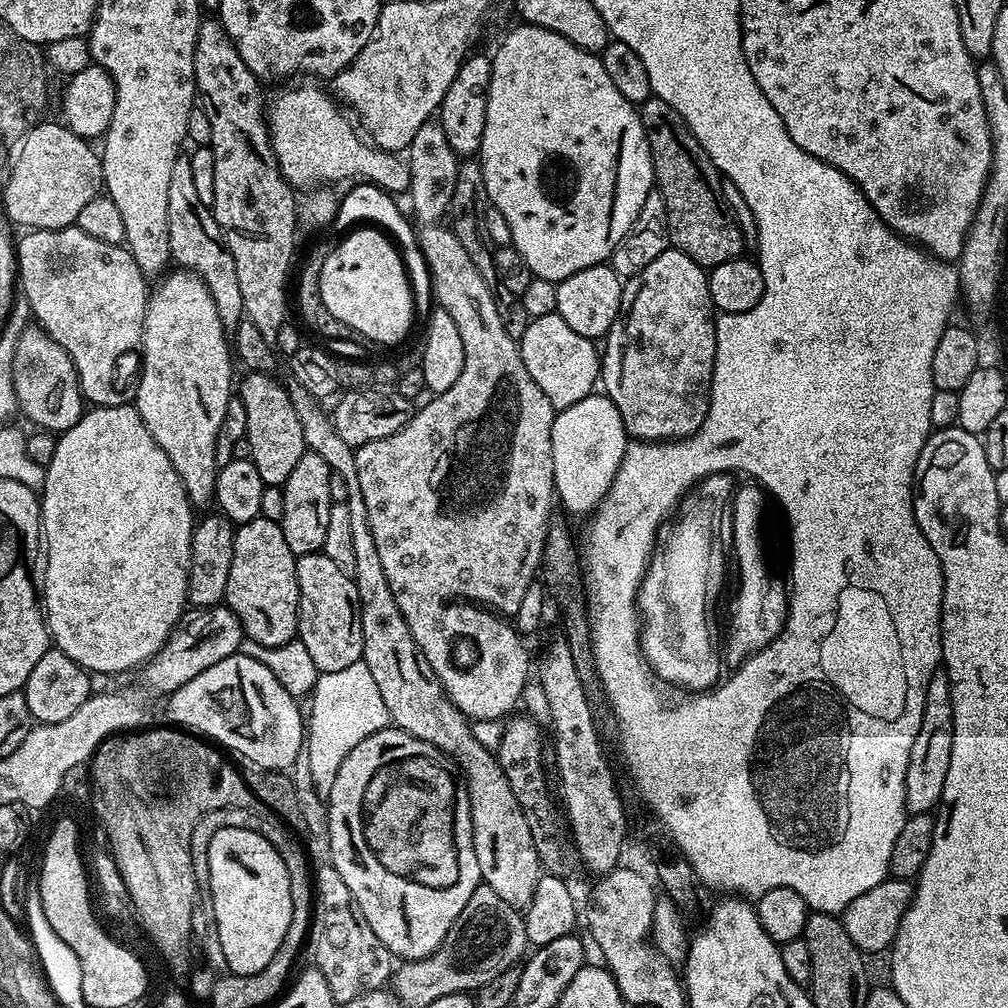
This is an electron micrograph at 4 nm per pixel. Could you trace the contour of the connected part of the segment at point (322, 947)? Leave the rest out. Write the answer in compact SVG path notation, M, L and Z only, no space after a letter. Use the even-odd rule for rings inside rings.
M329 874L324 885L319 885L314 896L314 919L311 922L311 935L316 936L316 952L320 957L314 960L315 967L330 982L330 990L337 1005L344 1005L367 992L379 992L384 984L393 979L394 957L390 949L374 934L370 922L364 920L348 893L342 877Z

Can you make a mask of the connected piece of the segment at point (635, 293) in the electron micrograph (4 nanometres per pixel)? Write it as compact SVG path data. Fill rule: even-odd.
M667 247L662 254L658 254L652 262L647 263L637 276L631 277L622 288L623 308L612 324L612 329L602 344L602 363L600 375L602 388L607 396L618 406L620 417L624 423L624 431L629 437L644 440L643 442L679 442L693 436L706 418L708 413L708 397L712 390L712 378L716 370L716 316L712 306L712 299L708 293L708 272L702 265L688 257L687 252L679 252L674 247Z

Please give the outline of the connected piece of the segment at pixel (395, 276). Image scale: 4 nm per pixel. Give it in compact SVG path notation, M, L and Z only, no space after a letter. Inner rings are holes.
M360 226L347 235L324 260L320 271L322 302L334 318L346 322L365 341L396 344L411 330L414 319L412 288L401 253L379 227Z

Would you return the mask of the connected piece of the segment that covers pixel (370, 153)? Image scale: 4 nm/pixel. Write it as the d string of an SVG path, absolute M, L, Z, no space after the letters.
M312 82L301 84L304 84L301 88L288 88L278 93L266 108L273 154L281 174L292 188L316 190L357 176L357 181L375 184L391 194L407 193L410 186L407 163L397 153L383 152L359 131L356 133L348 121L349 113L329 93L328 97Z

